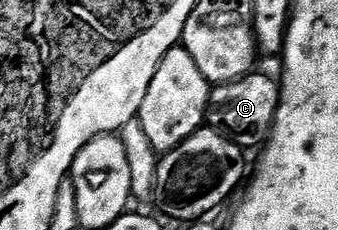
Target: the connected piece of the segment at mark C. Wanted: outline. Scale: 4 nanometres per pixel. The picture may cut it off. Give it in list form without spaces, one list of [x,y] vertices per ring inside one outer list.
[[[251,71],[239,81],[216,85],[210,90],[209,128],[247,150],[265,146],[278,111],[279,82],[258,72]]]

